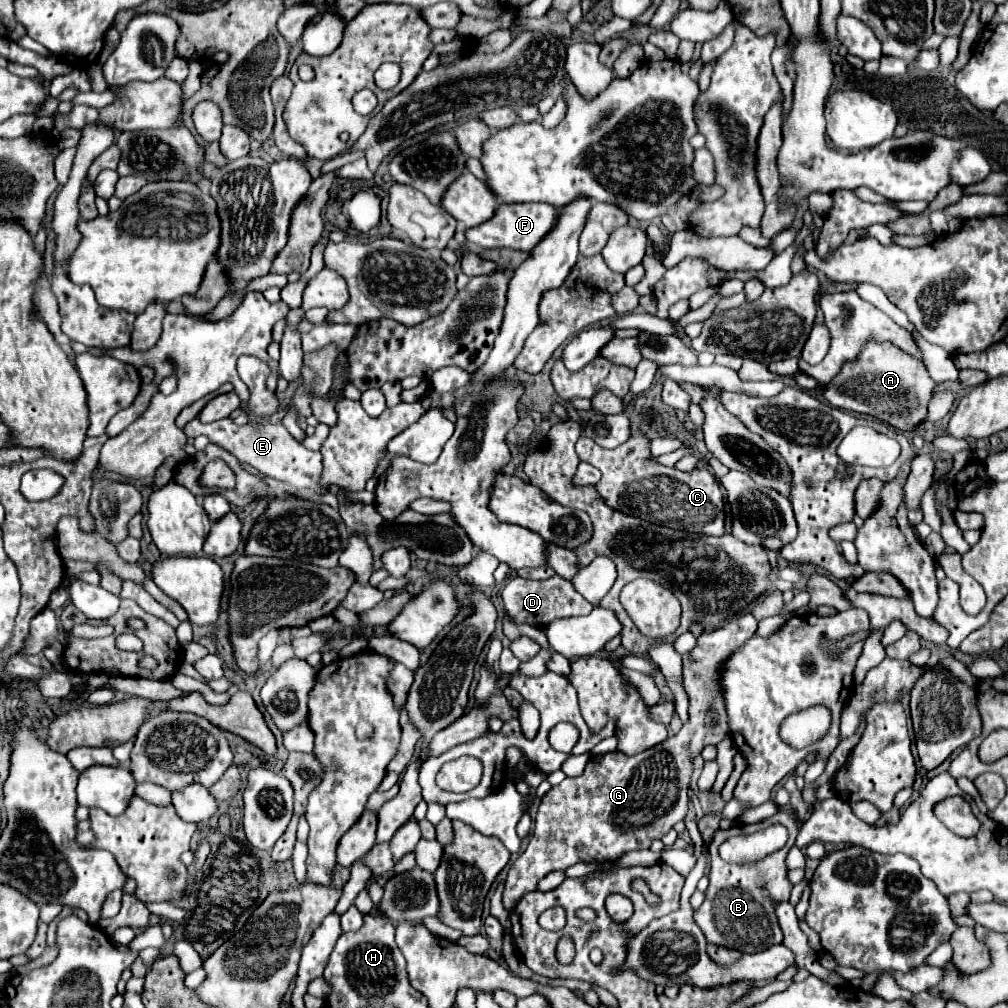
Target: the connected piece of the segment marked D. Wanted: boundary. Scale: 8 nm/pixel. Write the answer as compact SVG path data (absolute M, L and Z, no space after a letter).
M554 575L548 581L532 581L519 576L514 577L504 587L502 601L504 601L504 609L506 609L506 613L508 613L508 617L510 617L512 623L528 623L528 625L540 625L540 627L546 627L554 619L588 615L594 609L592 603L588 603L574 589L572 581L562 579L560 575Z

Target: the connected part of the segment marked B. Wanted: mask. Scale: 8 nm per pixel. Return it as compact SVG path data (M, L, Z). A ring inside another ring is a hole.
M784 811L776 813L774 817L758 823L758 825L734 825L726 831L722 829L716 833L716 837L710 845L710 859L712 859L710 887L706 889L706 899L704 899L702 907L694 913L694 919L696 919L698 927L702 929L708 943L736 949L740 953L760 953L772 945L782 943L782 933L780 933L780 925L774 915L772 901L788 901L790 898L793 885L788 879L788 867L784 863L784 859L786 859L790 847L794 845L796 835L798 835L796 821L790 813L784 813ZM774 823L782 823L790 835L782 849L766 855L764 859L760 859L756 863L728 863L718 855L718 847L722 845L722 841L726 841L734 835L742 835L742 831L764 829Z

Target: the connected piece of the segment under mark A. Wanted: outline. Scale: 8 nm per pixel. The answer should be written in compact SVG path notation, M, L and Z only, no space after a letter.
M870 343L860 353L856 363L846 363L842 367L840 375L836 375L832 379L832 383L828 387L824 387L824 397L832 407L876 417L876 419L880 419L880 421L884 421L884 423L888 423L888 425L892 425L892 427L896 427L900 431L912 431L926 417L926 405L928 405L930 397L932 397L932 387L936 387L934 379L930 377L928 369L914 355L904 353L902 349L894 347L892 343L882 343L882 345Z

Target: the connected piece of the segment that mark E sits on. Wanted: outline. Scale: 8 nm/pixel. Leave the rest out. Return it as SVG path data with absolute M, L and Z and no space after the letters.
M230 417L214 421L214 423L202 423L200 419L192 419L184 427L184 433L186 433L186 437L192 437L192 439L198 435L206 435L212 443L222 445L232 455L236 455L242 463L258 469L266 477L286 481L298 489L310 489L310 491L314 489L320 495L326 493L326 489L320 489L316 485L316 481L322 473L322 455L318 451L310 451L310 449L302 447L280 423L256 423L256 425L240 427Z

